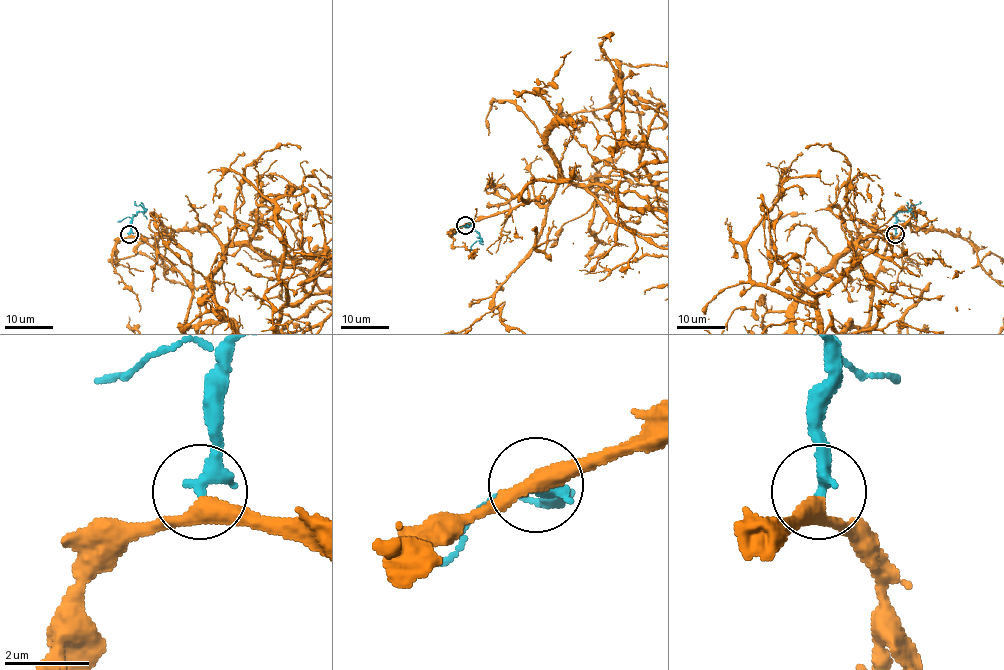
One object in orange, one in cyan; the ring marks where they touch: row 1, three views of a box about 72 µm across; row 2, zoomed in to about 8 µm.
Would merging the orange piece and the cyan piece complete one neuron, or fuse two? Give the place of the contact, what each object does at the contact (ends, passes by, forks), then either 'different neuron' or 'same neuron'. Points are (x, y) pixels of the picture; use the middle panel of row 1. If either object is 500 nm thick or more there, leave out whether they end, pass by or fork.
at (465, 225); orange passes by; cyan ends there; same neuron

